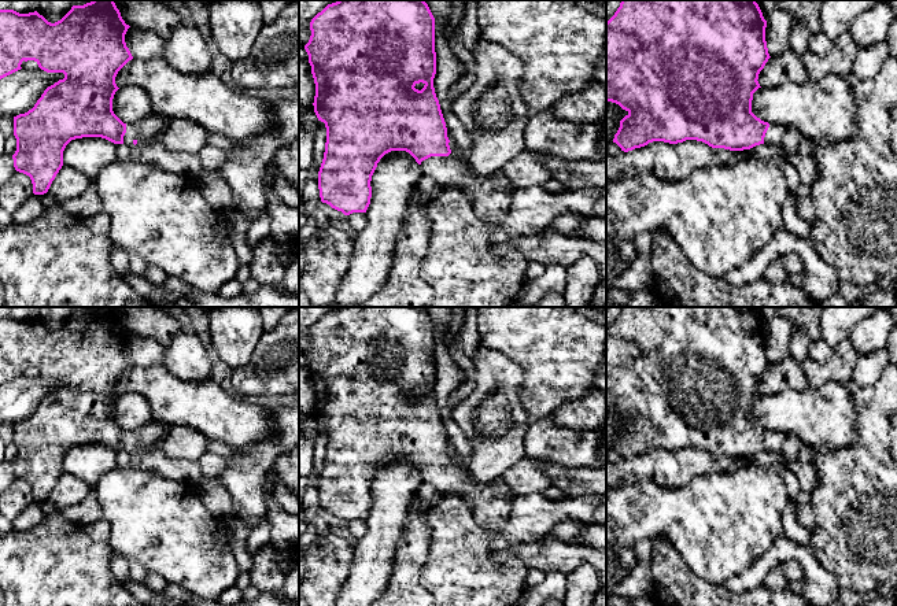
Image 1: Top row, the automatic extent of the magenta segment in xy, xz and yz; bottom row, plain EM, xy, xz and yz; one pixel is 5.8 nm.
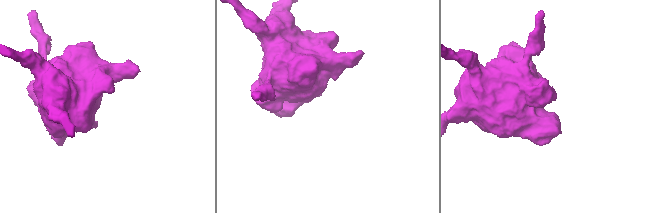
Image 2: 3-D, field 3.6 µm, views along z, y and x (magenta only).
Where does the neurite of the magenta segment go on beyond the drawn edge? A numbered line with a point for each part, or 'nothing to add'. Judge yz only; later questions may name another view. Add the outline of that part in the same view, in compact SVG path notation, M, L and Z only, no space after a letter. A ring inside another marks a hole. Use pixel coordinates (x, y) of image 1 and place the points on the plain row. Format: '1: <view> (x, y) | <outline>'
1: yz (775, 442) | M769 431L769 435L764 444L764 451L782 454L783 448L785 448L786 439L787 439L787 436L785 433Z

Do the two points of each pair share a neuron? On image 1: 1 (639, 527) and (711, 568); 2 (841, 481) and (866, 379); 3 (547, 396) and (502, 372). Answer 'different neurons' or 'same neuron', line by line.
1: same neuron
2: different neurons
3: different neurons

